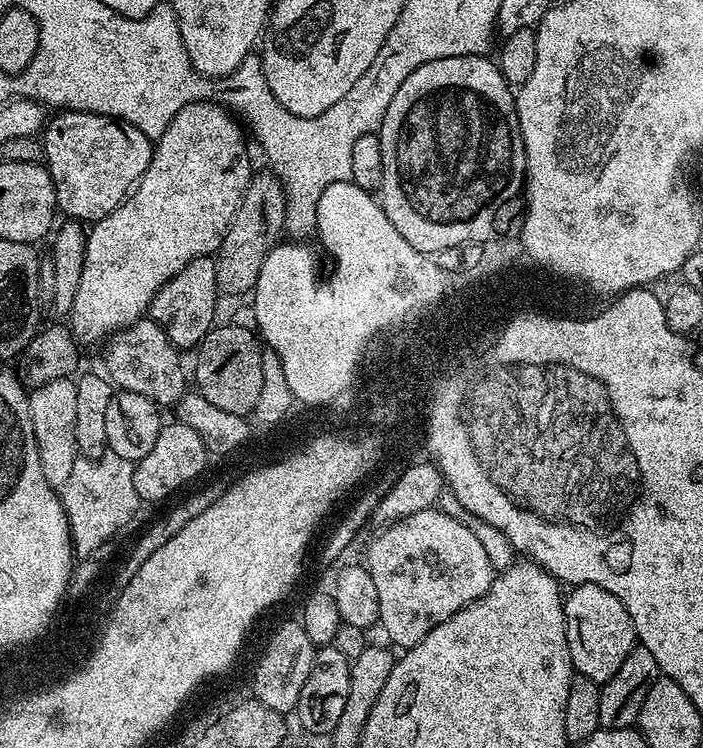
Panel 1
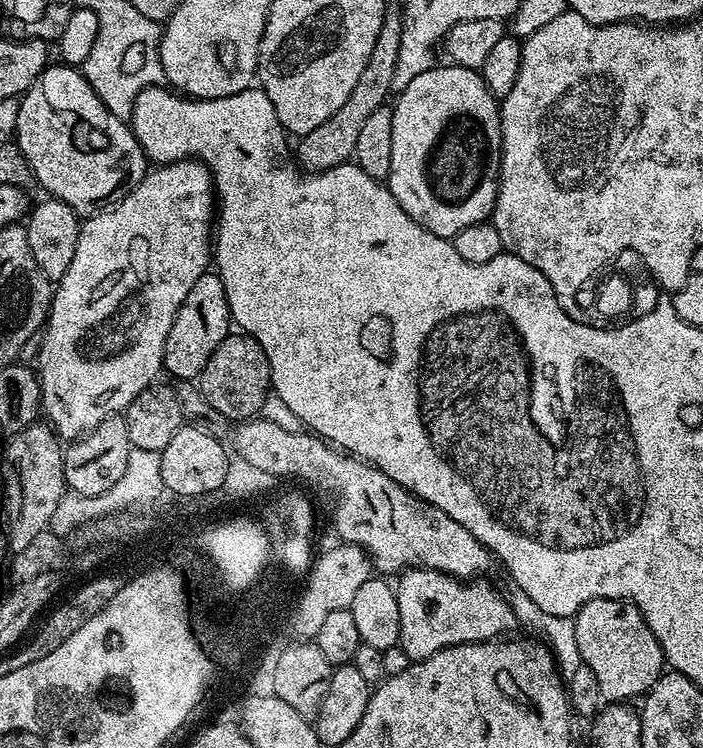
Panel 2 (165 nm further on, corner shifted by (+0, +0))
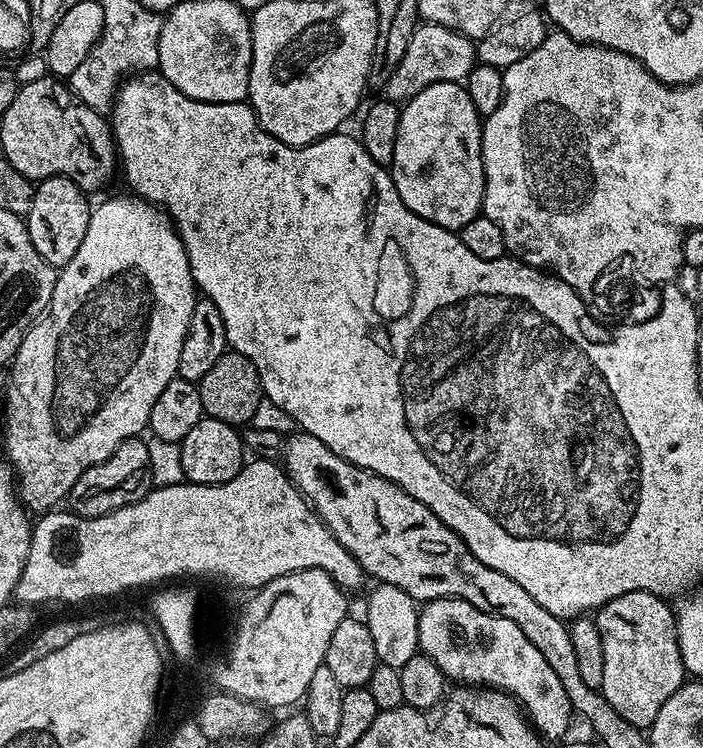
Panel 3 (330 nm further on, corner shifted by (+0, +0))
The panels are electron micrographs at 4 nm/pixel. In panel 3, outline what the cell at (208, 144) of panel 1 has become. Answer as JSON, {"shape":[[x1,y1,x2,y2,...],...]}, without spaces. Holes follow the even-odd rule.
{"shape":[[135,194,123,195,124,196,116,196,113,200,104,200,100,205,97,203,95,207,93,207,90,226,86,226,86,238,82,238,82,246,78,246,78,254,74,254,74,258,70,258,70,262,59,269,52,301,48,303,48,307,39,321,33,324,32,327,24,333,24,337,18,346,16,355,12,357,10,371,7,373,6,392,8,392,8,397,4,400,4,452,8,455,6,460,14,473,14,479,18,485,20,503,32,514,43,514,49,510,55,509,57,505,59,505,56,503,58,503,59,500,61,503,61,501,67,497,68,491,74,486,74,482,78,482,78,478,82,478,82,474,86,474,86,470,90,470,90,466,98,466,98,462,106,462,106,458,110,458,110,454,114,454,114,450,118,450,118,446,122,446,122,442,139,437,141,435,140,427,143,429,145,425,147,425,148,419,150,418,150,410,154,406,154,402,158,402,158,394,162,394,162,390,166,390,166,386,171,380,177,379,180,371,182,346,184,345,184,339,186,338,188,327,190,326,190,318,194,314,194,306,198,299,198,289,192,277,190,262,186,258,186,250,182,246,182,238,176,232,176,226,172,223,172,219,170,219,167,212,165,212,163,208,158,208,156,205,148,203,147,200,141,200,140,197]]}

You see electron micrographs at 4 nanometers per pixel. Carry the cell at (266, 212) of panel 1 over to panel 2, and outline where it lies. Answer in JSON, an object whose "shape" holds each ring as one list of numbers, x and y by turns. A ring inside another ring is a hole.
{"shape":[[392,14,385,15,384,25,378,34,378,42,374,42,374,50,370,50,370,58,366,70,362,70,362,78,358,78,358,86,354,86,352,96,322,126,310,130,310,134,299,137,294,148,294,156,305,169,323,170,339,164,347,164,355,157,358,138,362,134,362,126,366,126,366,118,374,114,385,103,384,100,392,88,393,68,397,62,400,30,402,24]]}

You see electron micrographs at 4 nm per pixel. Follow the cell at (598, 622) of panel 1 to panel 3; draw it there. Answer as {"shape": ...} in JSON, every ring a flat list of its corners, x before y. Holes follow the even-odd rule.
{"shape":[[627,592,607,600,595,613,602,638,602,686,606,702,636,728,651,729,662,702,686,682,676,633,676,614,665,597,649,592]]}

